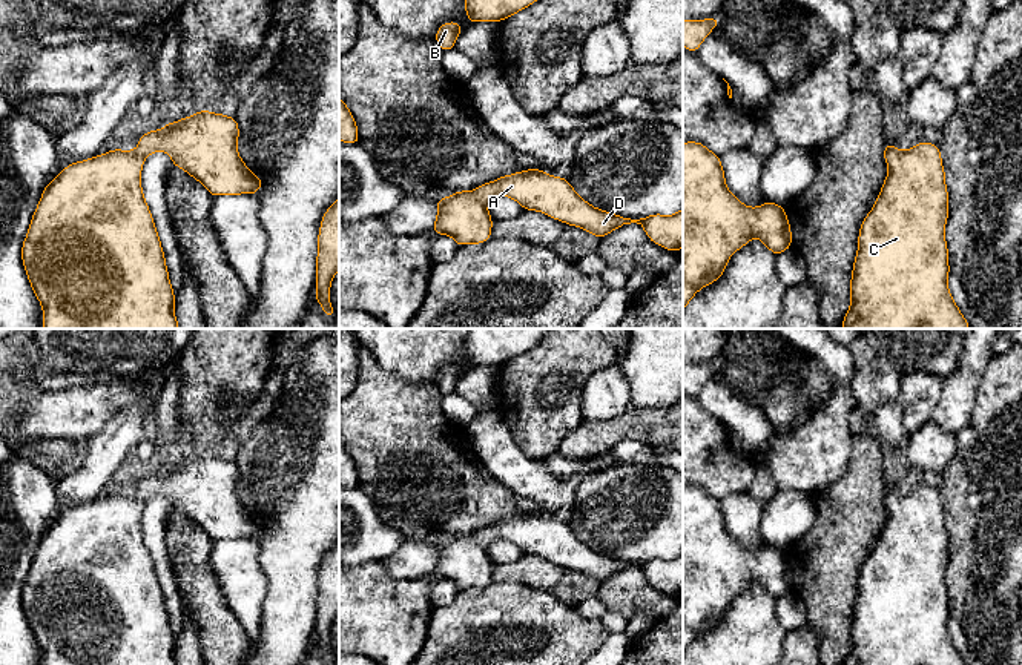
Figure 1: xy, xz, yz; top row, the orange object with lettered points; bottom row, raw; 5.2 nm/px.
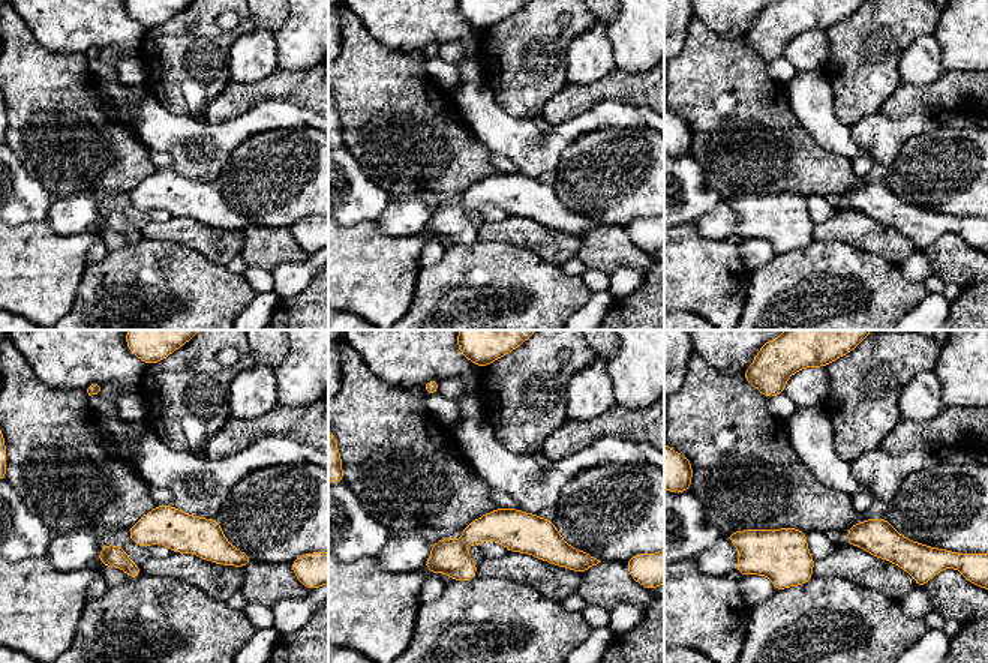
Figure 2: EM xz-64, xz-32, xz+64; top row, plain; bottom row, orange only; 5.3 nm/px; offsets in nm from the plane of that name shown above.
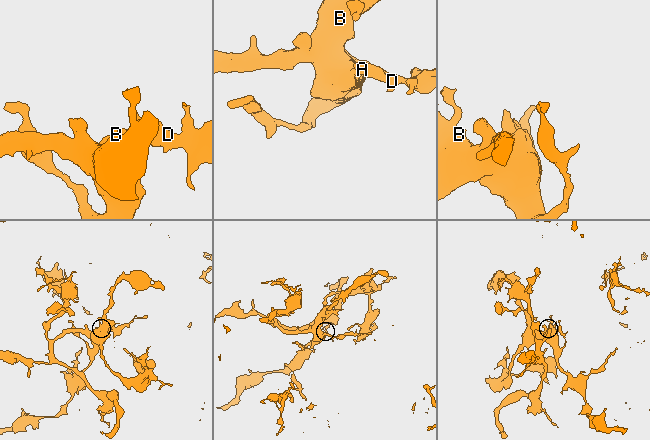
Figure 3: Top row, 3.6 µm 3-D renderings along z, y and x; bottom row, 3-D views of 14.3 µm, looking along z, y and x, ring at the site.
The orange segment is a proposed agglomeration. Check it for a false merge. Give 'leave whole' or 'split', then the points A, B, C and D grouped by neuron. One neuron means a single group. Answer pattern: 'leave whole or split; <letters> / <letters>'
leave whole; A B C D

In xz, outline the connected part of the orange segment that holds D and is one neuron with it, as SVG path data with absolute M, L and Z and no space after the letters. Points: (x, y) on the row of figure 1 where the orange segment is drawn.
M542 169L514 172L483 183L474 190L459 190L447 198L437 198L437 217L431 232L451 237L459 247L488 241L494 221L488 213L488 203L497 195L513 198L523 210L542 212L597 238L637 223L654 244L671 252L683 247L683 207L674 215L652 213L631 220L591 206L566 178Z

